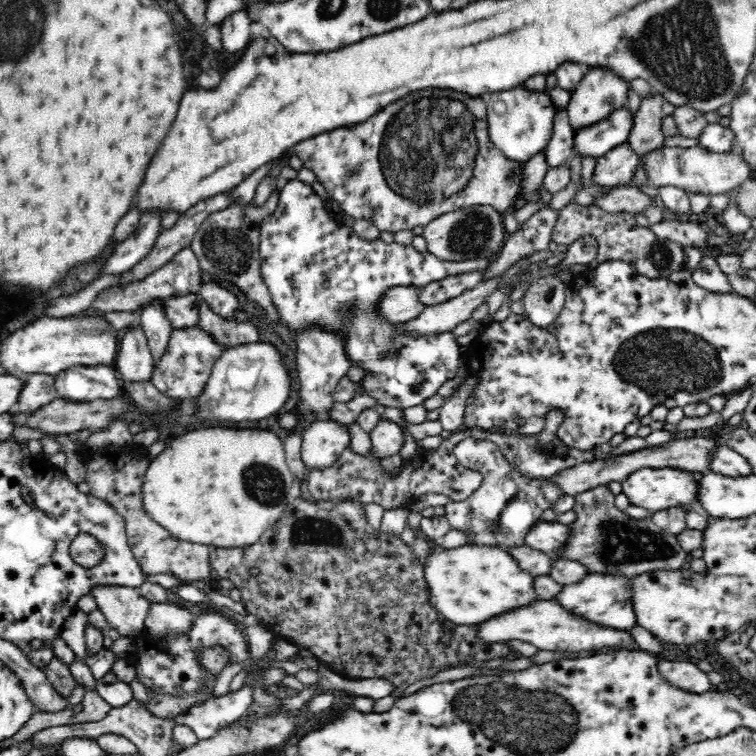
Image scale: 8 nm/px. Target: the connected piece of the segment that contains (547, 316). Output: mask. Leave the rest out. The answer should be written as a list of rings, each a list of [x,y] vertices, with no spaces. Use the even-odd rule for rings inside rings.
[[[552,274],[540,276],[527,286],[523,294],[526,320],[536,328],[548,328],[554,324],[564,308],[565,285]]]

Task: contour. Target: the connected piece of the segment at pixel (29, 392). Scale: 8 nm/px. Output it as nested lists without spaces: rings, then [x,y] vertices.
[[[30,374],[20,392],[15,410],[31,416],[58,398],[54,379],[50,374]]]

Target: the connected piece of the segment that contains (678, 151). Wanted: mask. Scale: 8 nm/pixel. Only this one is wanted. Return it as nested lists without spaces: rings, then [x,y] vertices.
[[[666,147],[648,152],[644,156],[644,167],[650,179],[650,185],[656,188],[672,186],[680,188],[687,194],[705,194],[709,199],[718,194],[729,194],[730,190],[739,187],[749,179],[750,173],[744,161],[731,152],[710,152],[705,148],[690,147]]]

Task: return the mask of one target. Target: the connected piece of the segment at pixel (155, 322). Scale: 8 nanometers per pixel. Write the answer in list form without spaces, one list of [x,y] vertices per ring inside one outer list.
[[[157,299],[155,305],[150,305],[149,307],[148,305],[146,304],[140,308],[142,310],[140,324],[147,338],[147,345],[152,355],[153,366],[156,367],[166,350],[172,326],[166,320],[163,313],[164,303],[162,303],[162,299]]]

